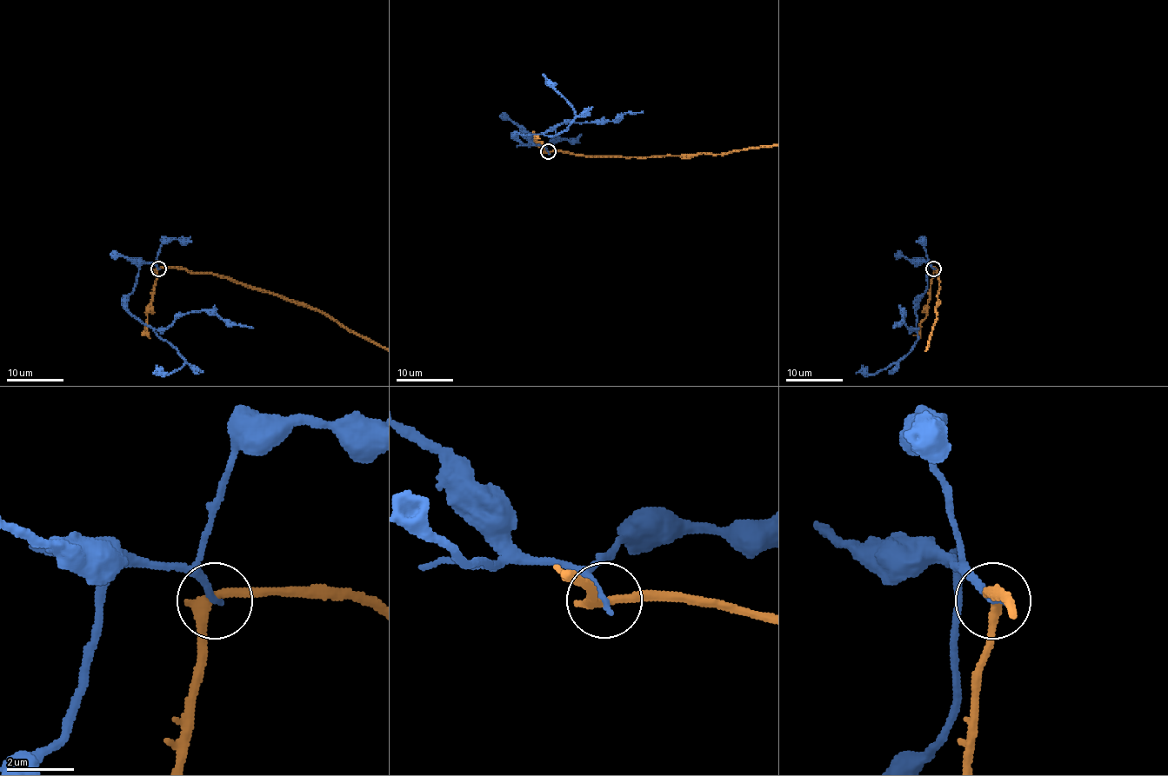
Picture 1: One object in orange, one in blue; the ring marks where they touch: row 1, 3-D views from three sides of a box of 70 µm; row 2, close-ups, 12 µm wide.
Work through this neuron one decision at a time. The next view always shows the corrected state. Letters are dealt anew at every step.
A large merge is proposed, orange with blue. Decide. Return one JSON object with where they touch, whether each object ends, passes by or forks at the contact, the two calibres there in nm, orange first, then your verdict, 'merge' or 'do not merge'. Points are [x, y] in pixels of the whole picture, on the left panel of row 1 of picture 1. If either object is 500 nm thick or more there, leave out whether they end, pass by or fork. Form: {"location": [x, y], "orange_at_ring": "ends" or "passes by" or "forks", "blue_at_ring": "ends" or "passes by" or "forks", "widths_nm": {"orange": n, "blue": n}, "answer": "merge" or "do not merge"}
{"location": [158, 268], "orange_at_ring": "passes by", "blue_at_ring": "ends", "widths_nm": {"orange": 280, "blue": 220}, "answer": "do not merge"}

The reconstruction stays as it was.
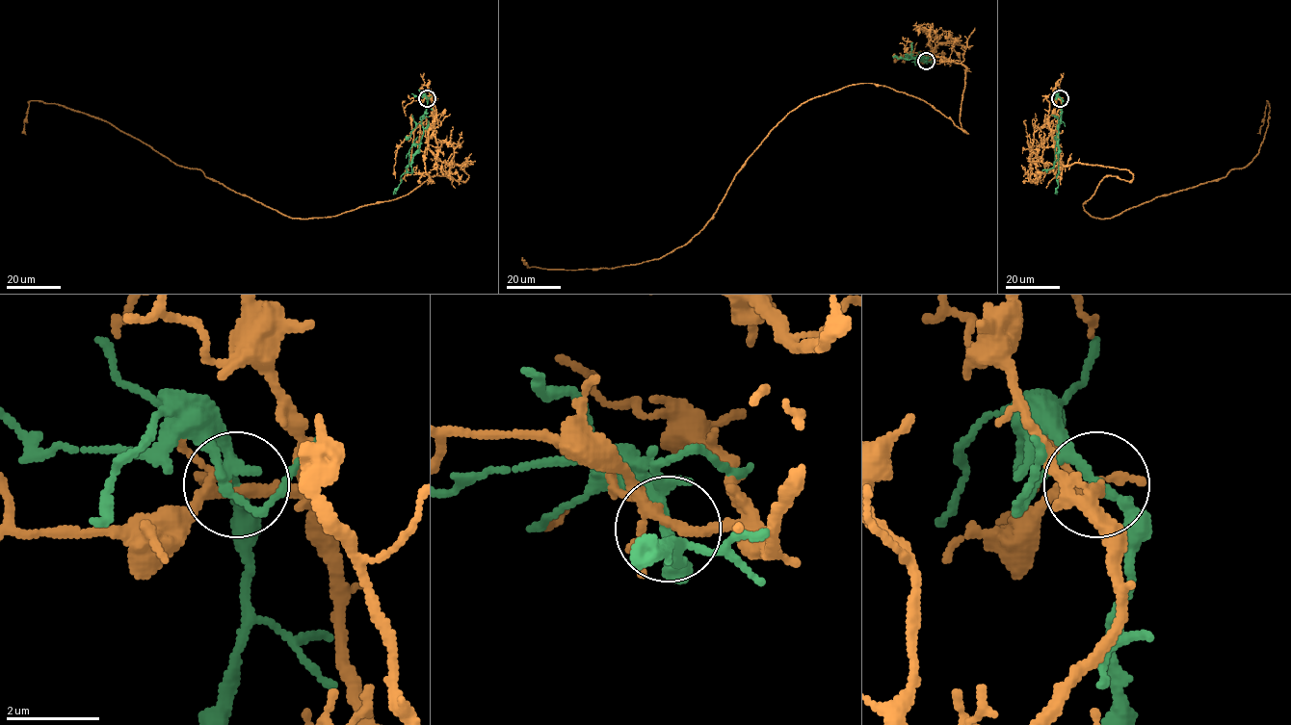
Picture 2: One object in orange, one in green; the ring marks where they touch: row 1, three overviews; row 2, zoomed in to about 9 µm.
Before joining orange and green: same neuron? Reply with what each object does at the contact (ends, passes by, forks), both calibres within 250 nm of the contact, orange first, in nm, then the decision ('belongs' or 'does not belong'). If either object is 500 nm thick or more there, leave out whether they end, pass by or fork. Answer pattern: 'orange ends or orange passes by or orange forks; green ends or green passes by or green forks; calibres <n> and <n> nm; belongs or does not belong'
orange forks; green forks; calibres 190 and 170 nm; does not belong

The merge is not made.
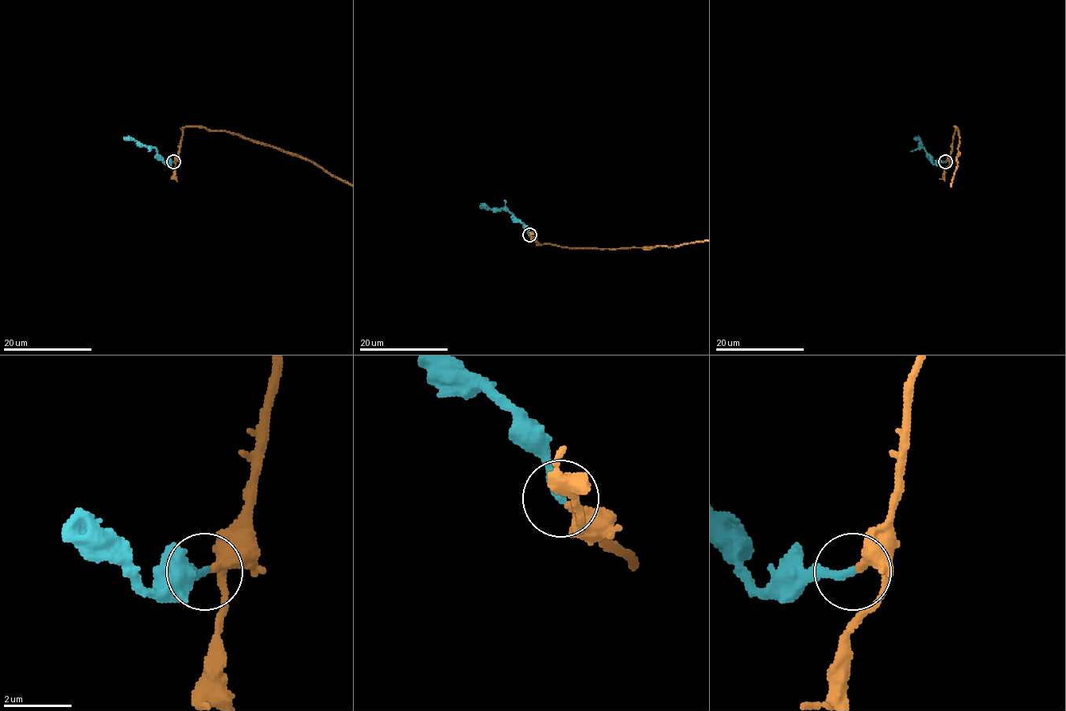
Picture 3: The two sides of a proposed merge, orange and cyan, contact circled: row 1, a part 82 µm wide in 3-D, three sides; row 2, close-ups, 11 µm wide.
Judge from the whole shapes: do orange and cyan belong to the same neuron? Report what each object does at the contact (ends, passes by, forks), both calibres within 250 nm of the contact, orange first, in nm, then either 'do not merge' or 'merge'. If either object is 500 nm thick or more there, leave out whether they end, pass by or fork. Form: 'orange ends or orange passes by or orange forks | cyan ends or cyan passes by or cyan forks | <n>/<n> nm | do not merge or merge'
orange passes by | cyan ends | 260/240 nm | merge

